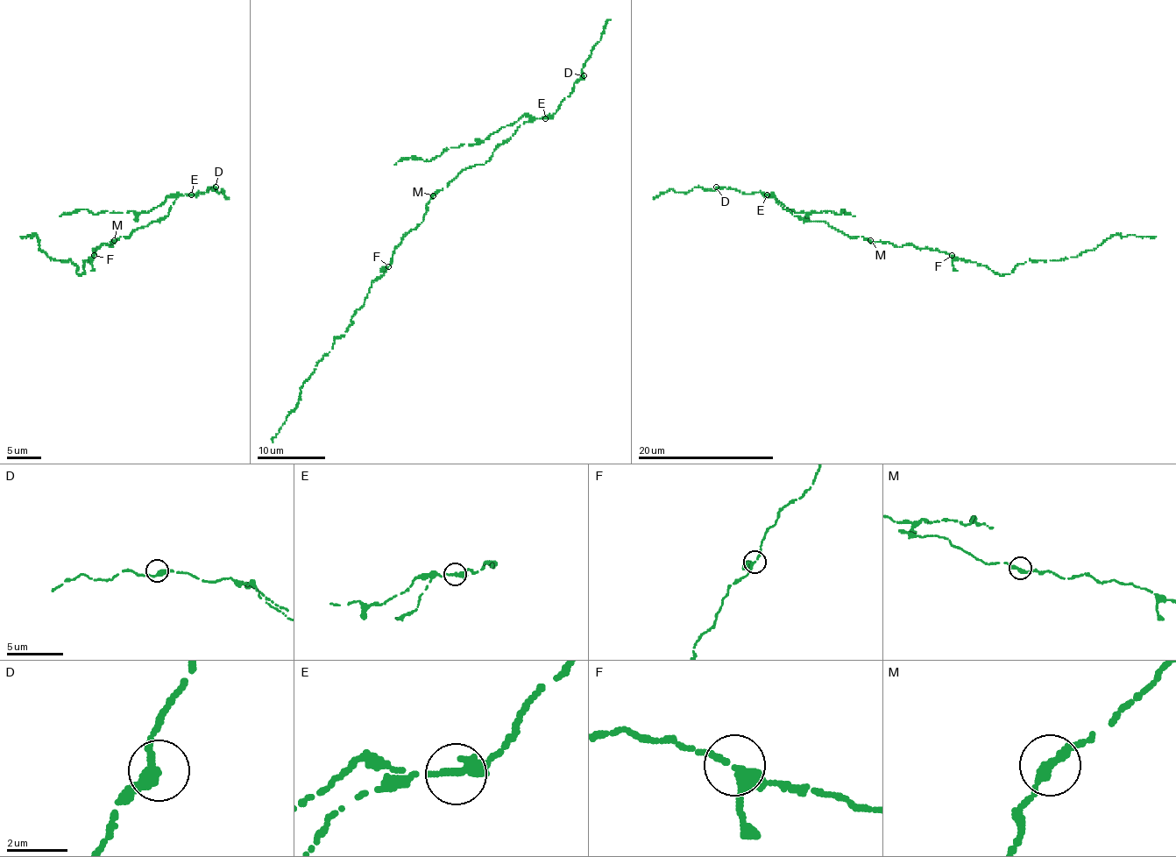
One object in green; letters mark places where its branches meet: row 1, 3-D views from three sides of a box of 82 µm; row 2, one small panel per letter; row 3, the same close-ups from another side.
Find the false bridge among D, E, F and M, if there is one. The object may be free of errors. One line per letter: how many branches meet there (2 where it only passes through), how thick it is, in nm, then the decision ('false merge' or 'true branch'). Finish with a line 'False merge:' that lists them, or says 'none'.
D: 2 | 300 nm | true branch
E: 2 | 320 nm | false merge
F: 3 | 300 nm | true branch
M: 2 | 300 nm | true branch
False merge: E

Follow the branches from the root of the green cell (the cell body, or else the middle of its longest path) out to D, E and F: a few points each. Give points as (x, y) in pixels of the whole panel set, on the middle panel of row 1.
D: (426, 214), (426, 203), (464, 169), (484, 165), (520, 125), (551, 116), (584, 75)
E: (426, 214), (426, 203), (464, 169), (484, 165), (520, 125), (535, 118), (546, 118)
F: (426, 214), (423, 221), (403, 237), (394, 250), (388, 266)

